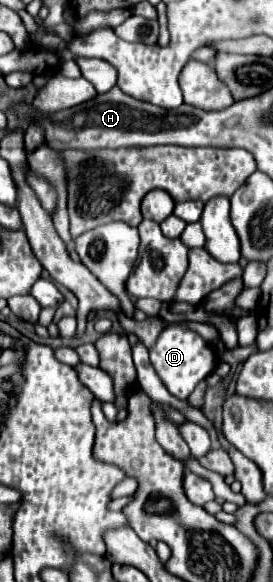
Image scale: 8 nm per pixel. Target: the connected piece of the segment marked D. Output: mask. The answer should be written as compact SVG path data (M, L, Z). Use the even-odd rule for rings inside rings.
M169 324L161 332L159 340L155 342L155 346L151 348L149 354L151 354L151 364L157 372L157 376L163 380L165 388L179 400L187 400L189 394L195 390L195 386L205 376L209 376L217 364L213 346L209 344L209 350L207 350L207 342L185 324Z

